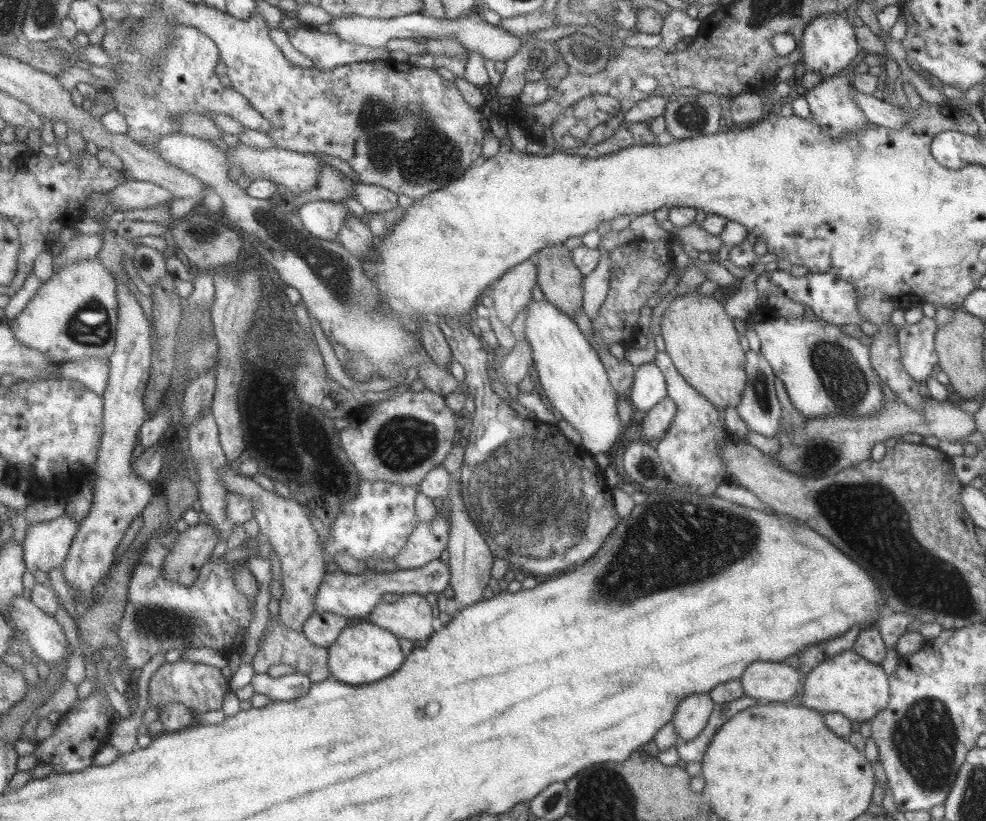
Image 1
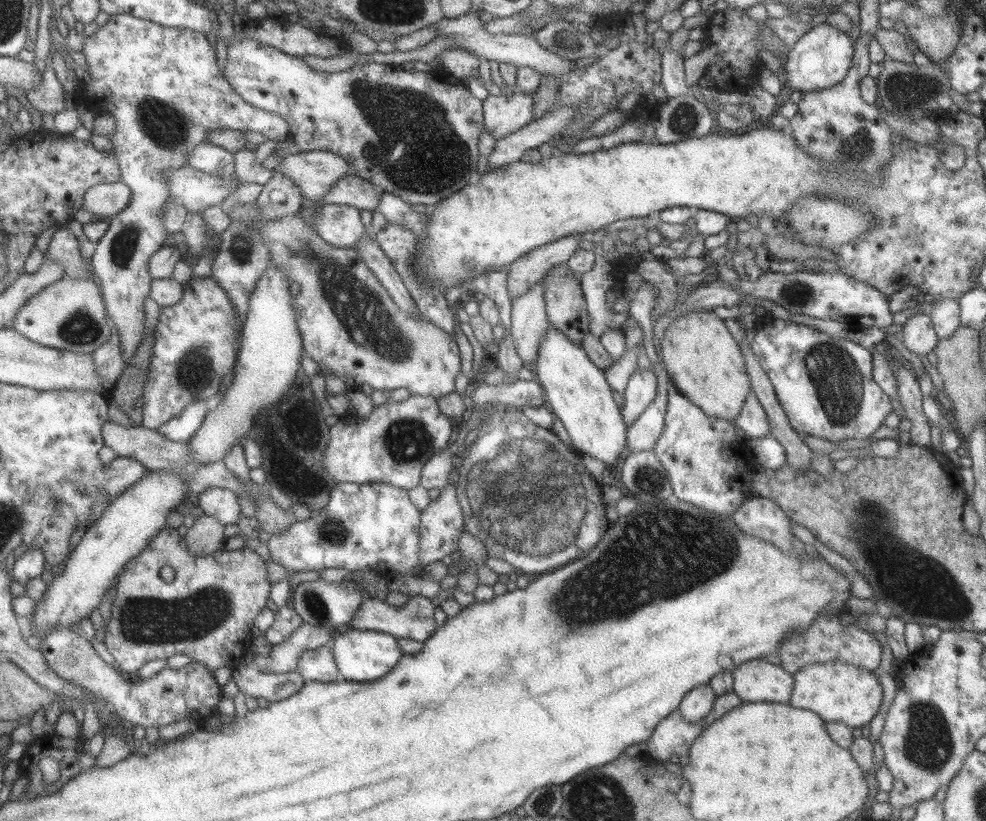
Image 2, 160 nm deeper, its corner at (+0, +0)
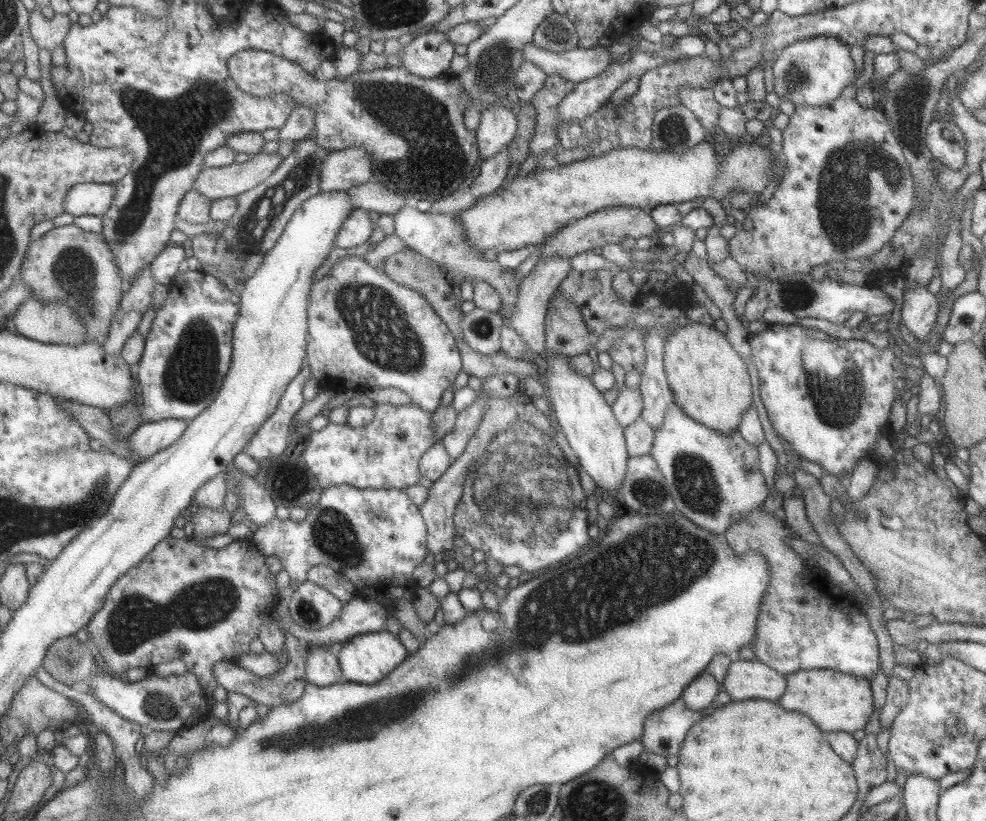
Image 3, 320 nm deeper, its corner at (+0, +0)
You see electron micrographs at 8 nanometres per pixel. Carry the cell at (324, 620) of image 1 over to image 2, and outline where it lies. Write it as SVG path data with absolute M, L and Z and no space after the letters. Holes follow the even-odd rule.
M301 625L294 630L283 642L271 647L269 656L257 655L252 658L252 664L260 671L273 674L283 674L293 671L297 658L305 651L323 646L335 631L321 627Z

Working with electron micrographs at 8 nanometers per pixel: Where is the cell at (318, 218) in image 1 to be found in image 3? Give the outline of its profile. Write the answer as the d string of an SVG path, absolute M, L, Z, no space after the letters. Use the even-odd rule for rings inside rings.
M354 208L343 221L342 227L336 232L334 246L339 248L353 248L361 246L369 240L373 230L374 216L368 211Z

